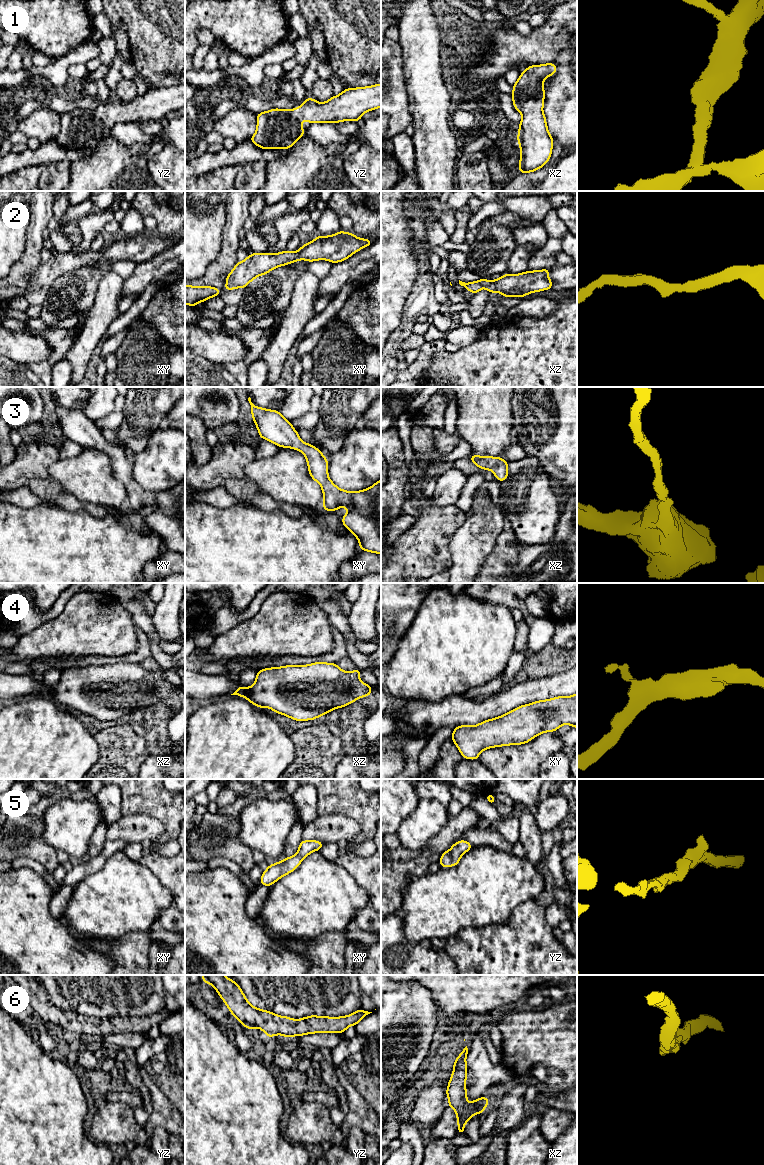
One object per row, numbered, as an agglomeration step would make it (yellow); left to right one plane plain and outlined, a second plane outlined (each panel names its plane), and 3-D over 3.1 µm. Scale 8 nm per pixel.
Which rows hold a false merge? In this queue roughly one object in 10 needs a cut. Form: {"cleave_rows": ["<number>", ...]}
{"cleave_rows": []}

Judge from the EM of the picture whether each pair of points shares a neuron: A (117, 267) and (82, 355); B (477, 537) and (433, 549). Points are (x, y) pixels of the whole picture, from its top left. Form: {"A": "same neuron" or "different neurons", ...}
{"A": "different neurons", "B": "different neurons"}

